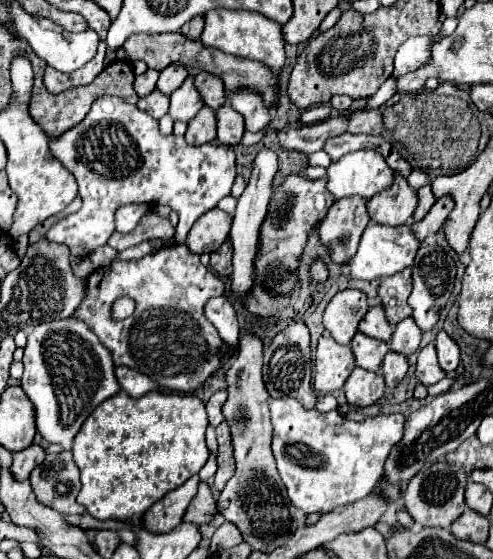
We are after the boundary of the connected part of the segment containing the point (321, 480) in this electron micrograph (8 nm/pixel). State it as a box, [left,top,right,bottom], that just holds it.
[269,396,405,514]

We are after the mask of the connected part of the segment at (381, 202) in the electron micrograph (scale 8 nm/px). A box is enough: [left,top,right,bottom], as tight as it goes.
[367,172,417,226]

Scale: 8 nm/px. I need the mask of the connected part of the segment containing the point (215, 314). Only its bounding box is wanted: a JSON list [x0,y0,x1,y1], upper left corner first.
[205,296,239,350]

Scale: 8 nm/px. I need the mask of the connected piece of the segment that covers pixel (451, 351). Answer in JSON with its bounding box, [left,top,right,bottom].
[435,332,461,372]

